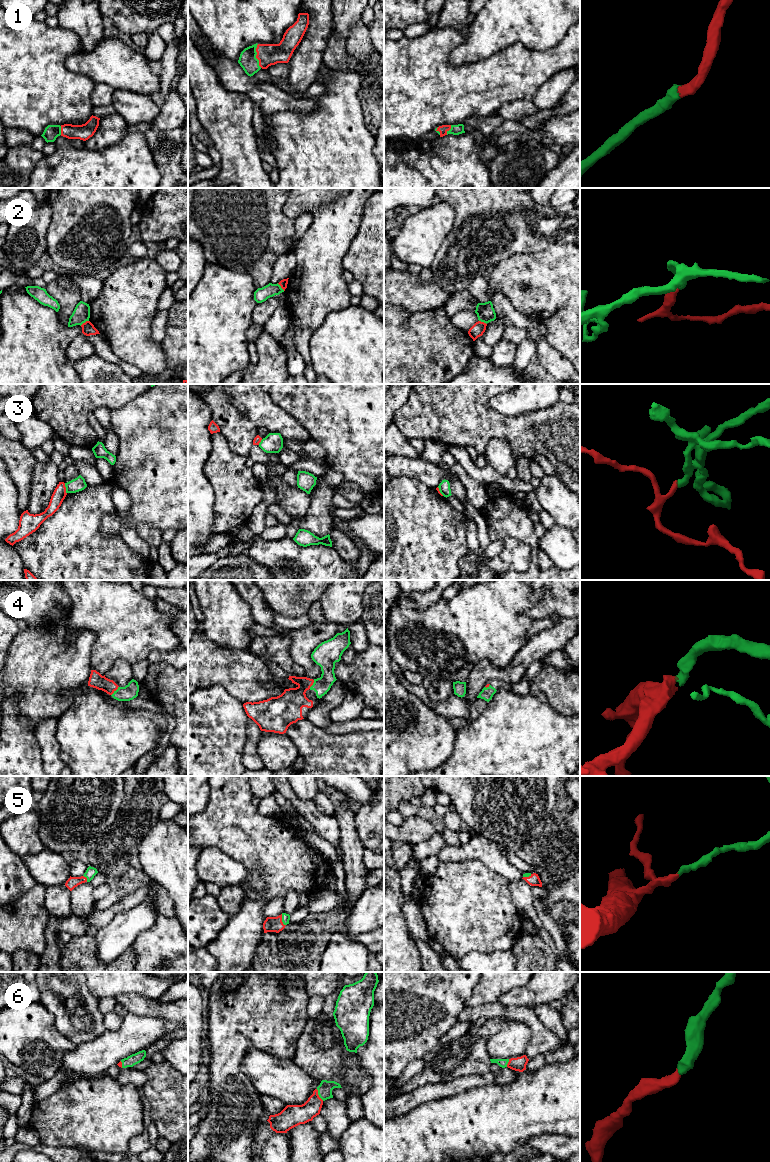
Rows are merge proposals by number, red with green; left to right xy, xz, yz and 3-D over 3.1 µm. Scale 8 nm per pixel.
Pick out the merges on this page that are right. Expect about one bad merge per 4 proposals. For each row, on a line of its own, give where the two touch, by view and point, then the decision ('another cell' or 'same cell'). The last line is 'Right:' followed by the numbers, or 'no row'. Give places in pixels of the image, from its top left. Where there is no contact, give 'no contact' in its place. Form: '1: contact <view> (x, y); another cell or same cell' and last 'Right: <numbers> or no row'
1: contact xz (256, 56); same cell
2: contact xy (85, 322); another cell
3: contact xy (65, 488); another cell
4: contact xy (115, 690); same cell
5: contact xz (281, 920); same cell
6: contact xz (318, 1095); same cell
Right: 1, 4, 5, 6

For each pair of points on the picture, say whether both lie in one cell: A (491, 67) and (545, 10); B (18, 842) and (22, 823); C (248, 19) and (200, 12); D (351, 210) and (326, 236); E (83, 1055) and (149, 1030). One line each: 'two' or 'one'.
A: two
B: one
C: one
D: one
E: one

